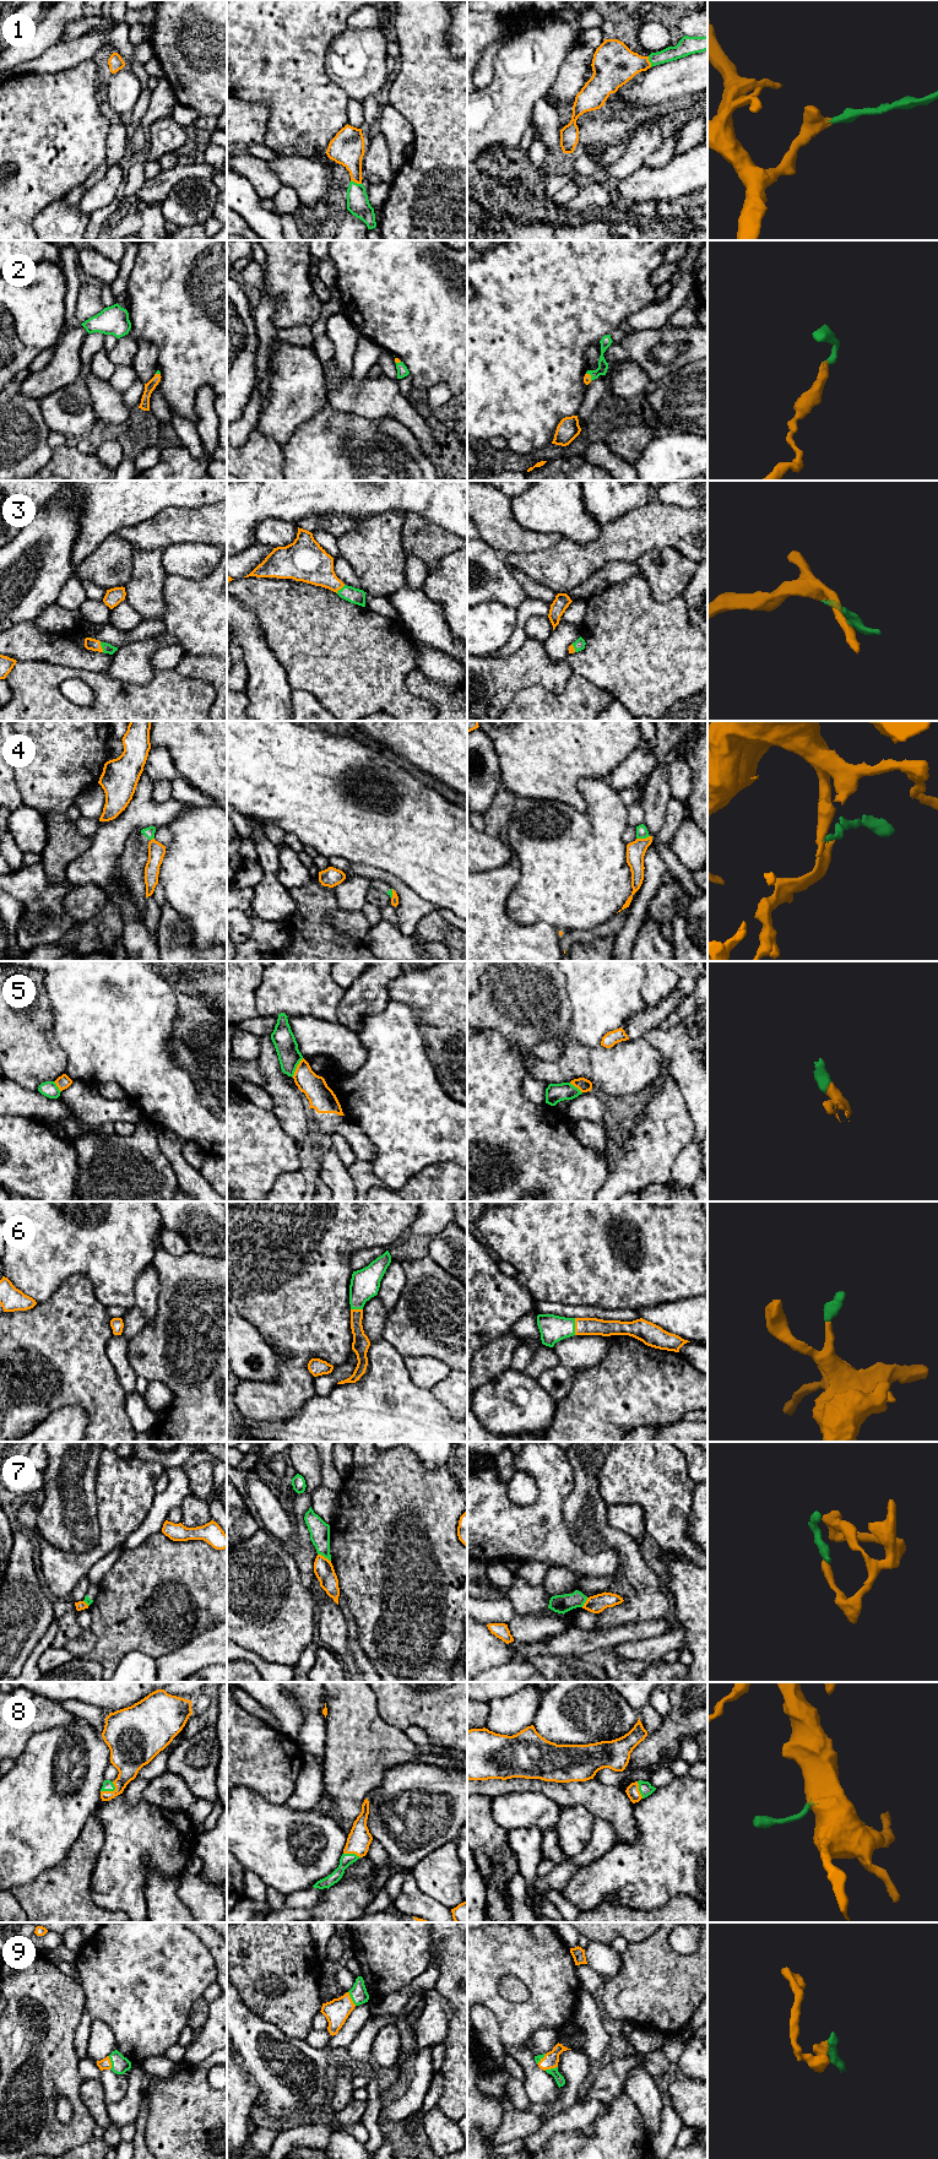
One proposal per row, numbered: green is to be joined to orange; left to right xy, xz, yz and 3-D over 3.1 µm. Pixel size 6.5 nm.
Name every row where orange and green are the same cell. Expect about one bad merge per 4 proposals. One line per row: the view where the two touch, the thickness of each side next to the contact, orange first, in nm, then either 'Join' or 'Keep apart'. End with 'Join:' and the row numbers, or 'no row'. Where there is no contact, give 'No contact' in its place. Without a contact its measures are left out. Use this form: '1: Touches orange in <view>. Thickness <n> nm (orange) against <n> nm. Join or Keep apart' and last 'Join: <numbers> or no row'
1: Touches orange in xz. Thickness 220 nm (orange) against 150 nm. Join
2: Touches orange in yz. Thickness 50 nm (orange) against 70 nm. Join
3: Touches orange in xy. Thickness 80 nm (orange) against 60 nm. Join
4: Touches orange in yz. Thickness 130 nm (orange) against 80 nm. Keep apart
5: Touches orange in xz. Thickness 170 nm (orange) against 150 nm. Keep apart
6: Touches orange in yz. Thickness 110 nm (orange) against 180 nm. Join
7: Touches orange in xz. Thickness 130 nm (orange) against 130 nm. Keep apart
8: Touches orange in xy. Thickness 200 nm (orange) against 70 nm. Join
9: Touches orange in xz. Thickness 160 nm (orange) against 120 nm. Join
Join: 1, 2, 3, 6, 8, 9

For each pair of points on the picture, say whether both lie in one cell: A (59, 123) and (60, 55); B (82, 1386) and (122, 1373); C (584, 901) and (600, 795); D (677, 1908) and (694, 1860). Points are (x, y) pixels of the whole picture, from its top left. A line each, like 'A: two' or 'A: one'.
A: two
B: two
C: one
D: two

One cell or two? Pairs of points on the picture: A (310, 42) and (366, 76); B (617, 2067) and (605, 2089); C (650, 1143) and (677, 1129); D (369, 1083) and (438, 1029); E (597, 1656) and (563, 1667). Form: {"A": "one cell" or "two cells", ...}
{"A": "two cells", "B": "one cell", "C": "one cell", "D": "two cells", "E": "two cells"}

